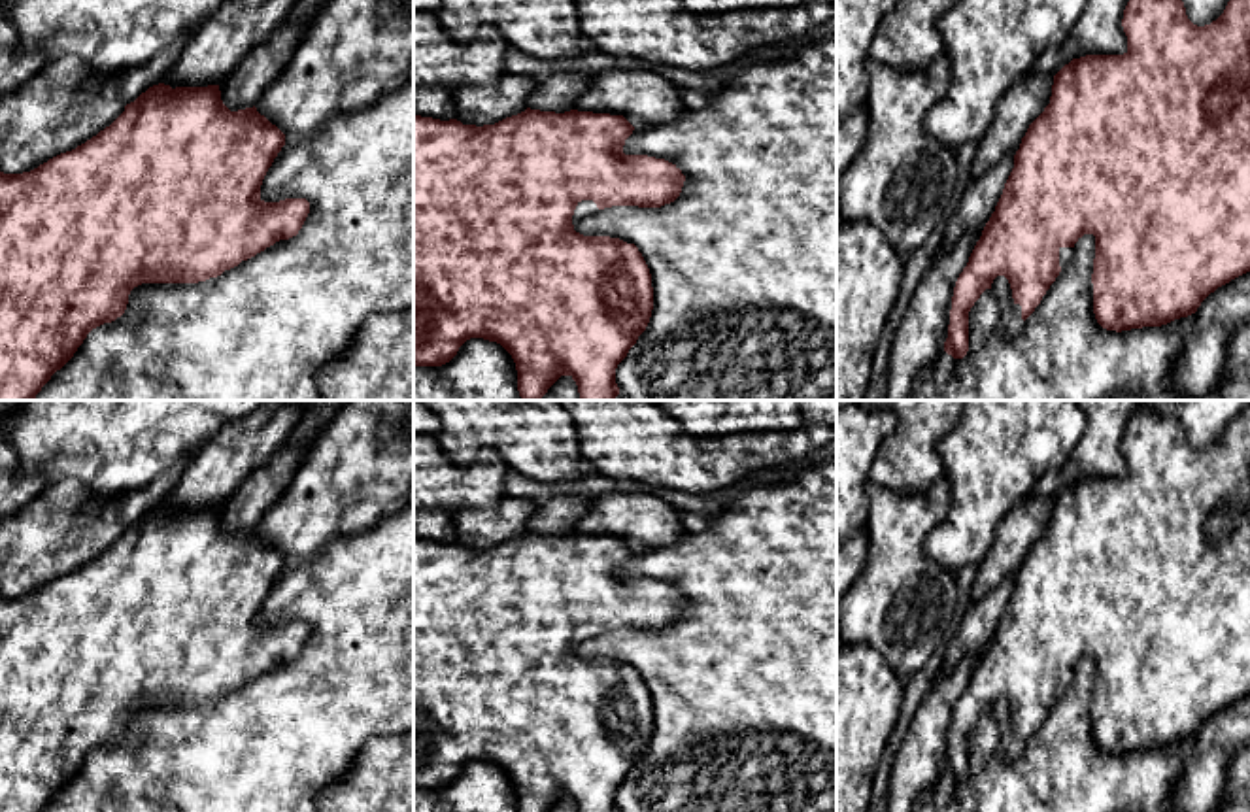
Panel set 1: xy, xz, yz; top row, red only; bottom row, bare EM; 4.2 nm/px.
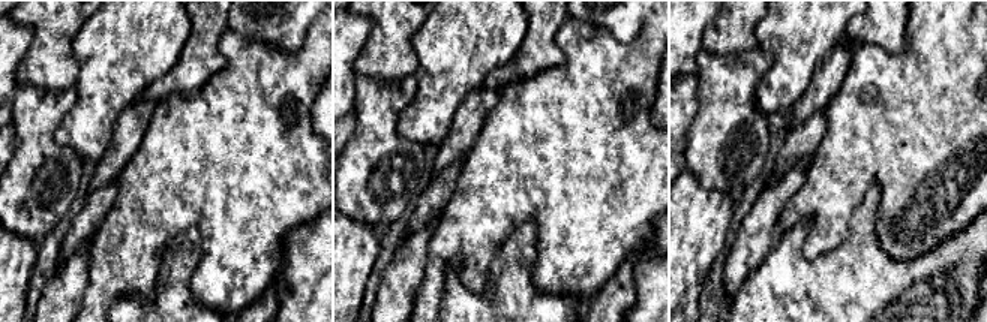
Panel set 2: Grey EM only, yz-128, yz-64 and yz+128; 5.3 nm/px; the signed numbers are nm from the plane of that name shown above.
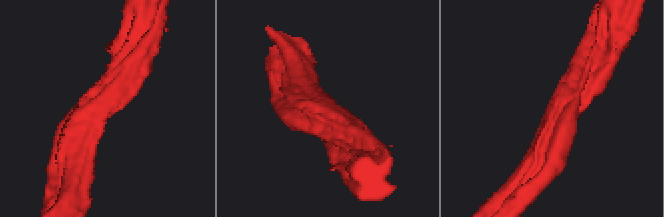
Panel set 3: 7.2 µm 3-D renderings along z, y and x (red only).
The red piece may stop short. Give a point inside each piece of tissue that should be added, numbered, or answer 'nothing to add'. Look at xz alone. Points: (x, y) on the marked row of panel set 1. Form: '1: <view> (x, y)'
1: xz (584, 208)

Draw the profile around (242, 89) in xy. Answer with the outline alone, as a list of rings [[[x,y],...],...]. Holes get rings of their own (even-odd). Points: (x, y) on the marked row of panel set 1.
[[[283,21],[253,53],[219,85],[221,100],[230,111],[257,106],[264,89],[283,72],[295,55],[304,28]]]

